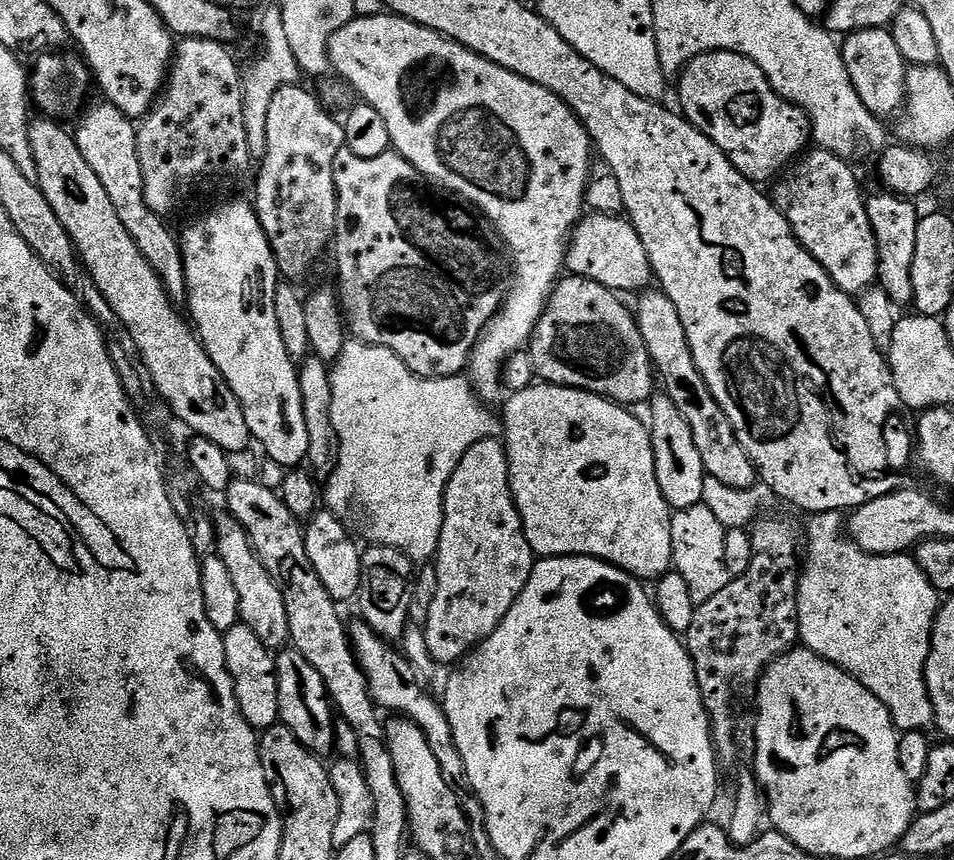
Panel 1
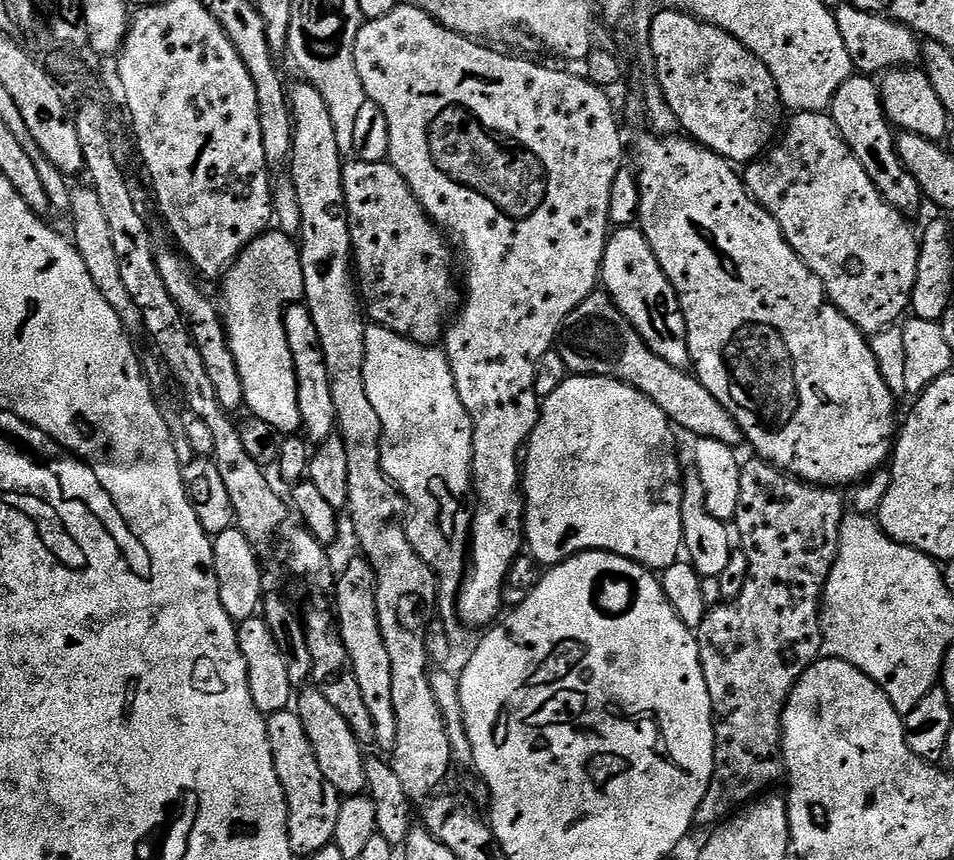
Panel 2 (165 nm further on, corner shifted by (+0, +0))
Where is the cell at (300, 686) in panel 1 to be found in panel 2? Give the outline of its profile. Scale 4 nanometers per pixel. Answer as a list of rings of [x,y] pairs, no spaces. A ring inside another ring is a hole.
[[[312,686],[303,689],[297,695],[296,711],[302,718],[307,737],[310,738],[311,748],[315,752],[322,774],[326,775],[326,780],[339,790],[342,796],[361,795],[368,785],[364,762],[366,754],[363,745],[350,730],[342,714],[338,713],[338,710],[322,697],[321,692]]]

